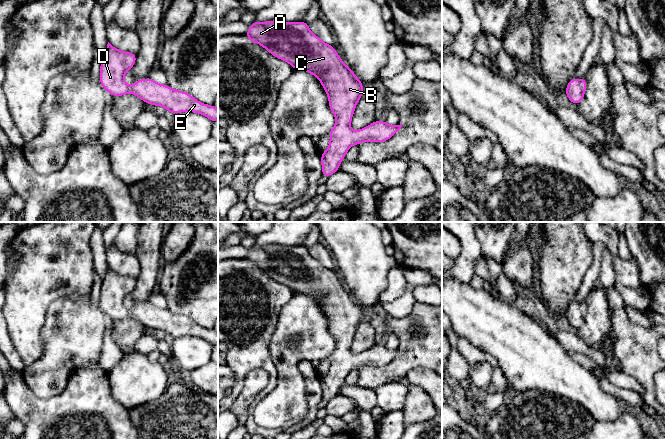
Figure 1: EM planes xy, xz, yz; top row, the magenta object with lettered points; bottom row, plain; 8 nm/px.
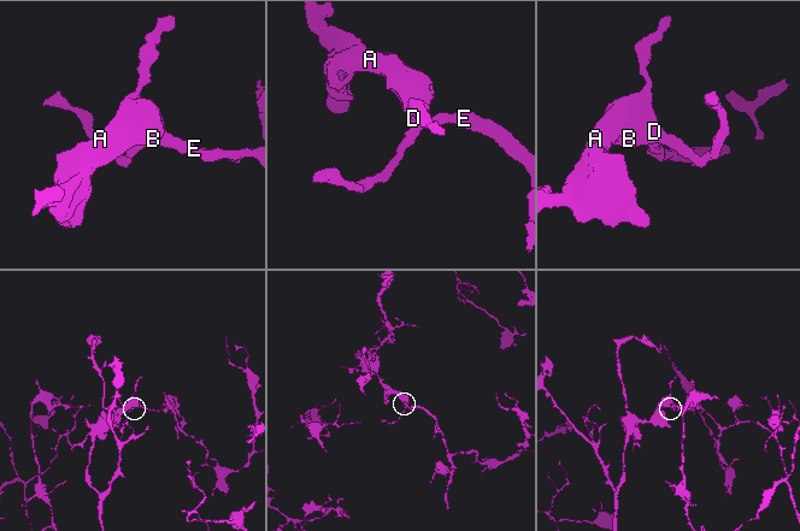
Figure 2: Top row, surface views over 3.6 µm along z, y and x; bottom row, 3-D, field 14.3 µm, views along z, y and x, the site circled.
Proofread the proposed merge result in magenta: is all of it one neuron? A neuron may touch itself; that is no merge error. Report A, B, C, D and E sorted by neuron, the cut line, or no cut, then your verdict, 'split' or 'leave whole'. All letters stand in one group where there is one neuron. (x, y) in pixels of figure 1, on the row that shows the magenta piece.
A B C D E; no cut; leave whole

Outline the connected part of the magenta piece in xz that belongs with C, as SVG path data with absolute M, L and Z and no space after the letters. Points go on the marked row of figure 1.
M254 21L245 35L249 41L263 46L276 58L288 62L294 70L305 70L320 80L328 95L329 108L336 119L335 126L328 132L330 135L329 147L321 153L322 176L329 177L339 170L339 165L351 146L369 141L385 142L401 129L402 123L388 125L385 121L380 120L376 120L358 131L350 128L356 104L362 98L363 83L350 67L343 63L334 46L324 43L314 35L306 22Z

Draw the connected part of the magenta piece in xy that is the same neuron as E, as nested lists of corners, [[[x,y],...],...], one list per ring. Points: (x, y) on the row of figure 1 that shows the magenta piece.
[[[109,42],[102,56],[99,82],[113,97],[132,93],[146,104],[162,106],[170,114],[195,112],[206,116],[212,122],[218,121],[218,109],[196,100],[189,93],[173,90],[168,85],[159,84],[153,79],[139,79],[133,86],[124,81],[124,75],[136,62],[137,55],[119,51]]]

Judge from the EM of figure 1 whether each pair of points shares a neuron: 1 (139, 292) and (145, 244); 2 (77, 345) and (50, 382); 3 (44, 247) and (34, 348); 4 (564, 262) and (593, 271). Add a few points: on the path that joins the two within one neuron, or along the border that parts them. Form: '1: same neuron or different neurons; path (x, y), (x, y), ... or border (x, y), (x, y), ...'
1: same neuron; path (146, 280), (147, 256)
2: same neuron; path (68, 354), (50, 373)
3: same neuron; path (38, 272), (32, 283), (32, 323)
4: different neurons; border (592, 246), (592, 263), (586, 271), (578, 290)

